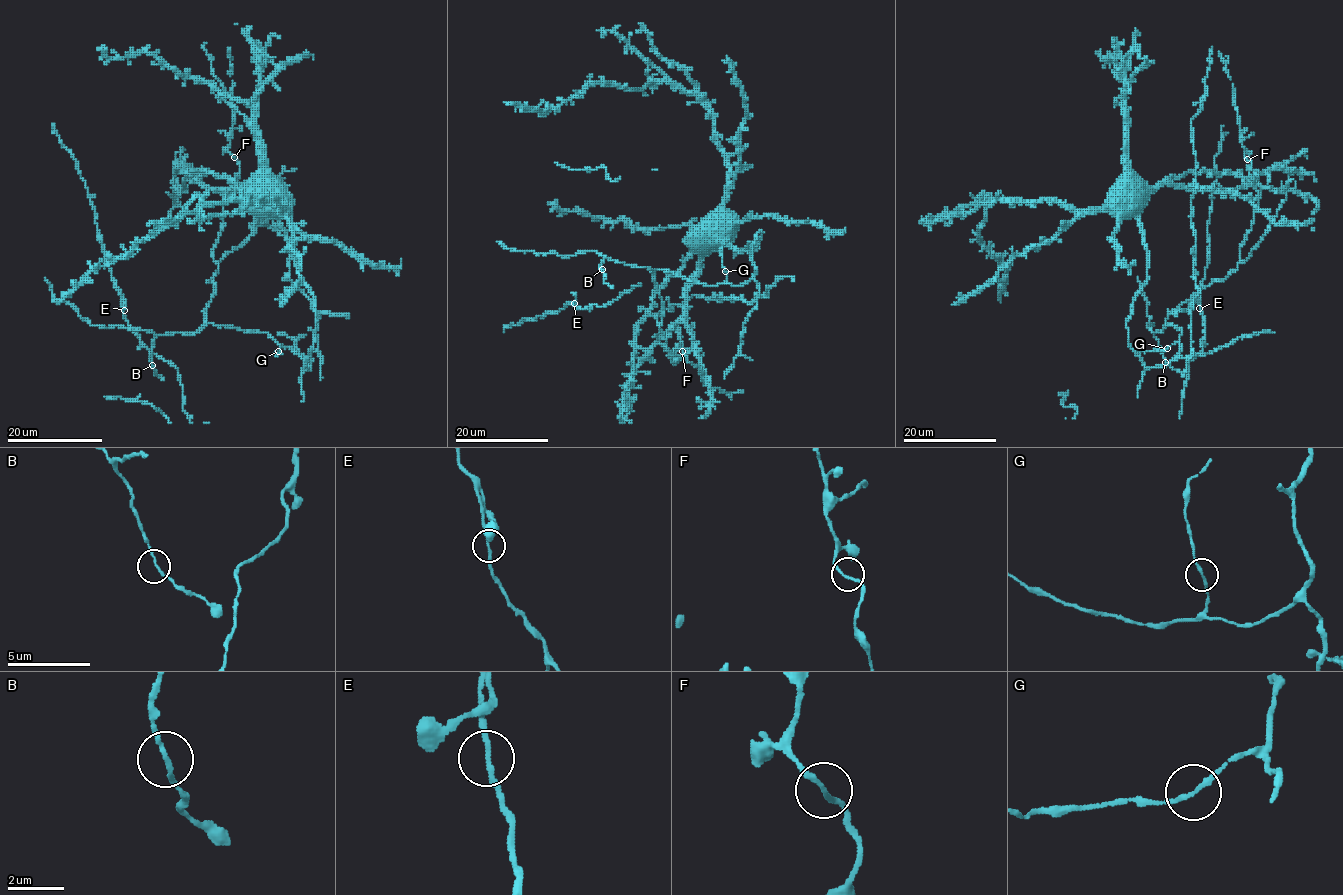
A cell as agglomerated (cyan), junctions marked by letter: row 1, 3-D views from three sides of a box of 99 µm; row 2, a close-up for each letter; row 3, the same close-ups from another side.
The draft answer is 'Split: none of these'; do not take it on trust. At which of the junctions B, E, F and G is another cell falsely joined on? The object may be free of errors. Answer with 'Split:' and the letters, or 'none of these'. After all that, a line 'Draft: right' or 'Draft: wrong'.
Split: none of these
Draft: right

